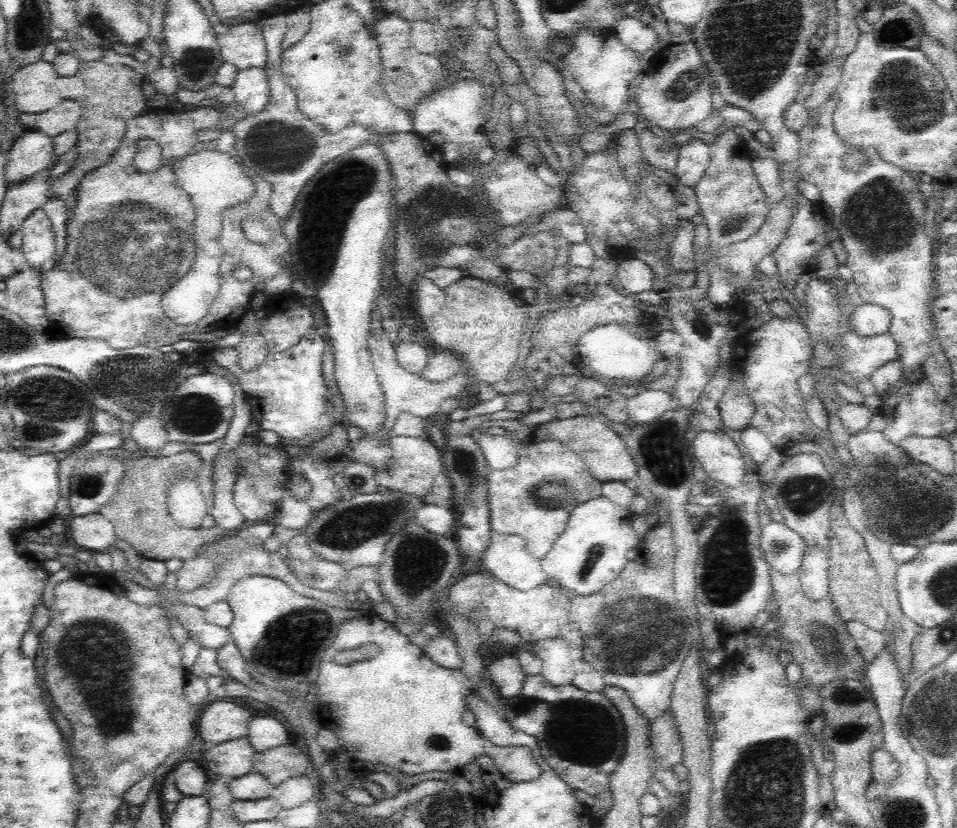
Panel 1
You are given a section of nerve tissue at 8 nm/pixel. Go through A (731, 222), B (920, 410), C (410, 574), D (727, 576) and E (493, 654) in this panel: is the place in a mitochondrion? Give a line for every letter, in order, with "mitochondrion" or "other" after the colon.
A: mitochondrion
B: other
C: mitochondrion
D: mitochondrion
E: other

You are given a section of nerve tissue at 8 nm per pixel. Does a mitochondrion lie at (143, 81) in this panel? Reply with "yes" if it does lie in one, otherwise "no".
no

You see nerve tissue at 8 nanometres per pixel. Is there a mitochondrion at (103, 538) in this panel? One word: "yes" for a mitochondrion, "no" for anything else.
no

